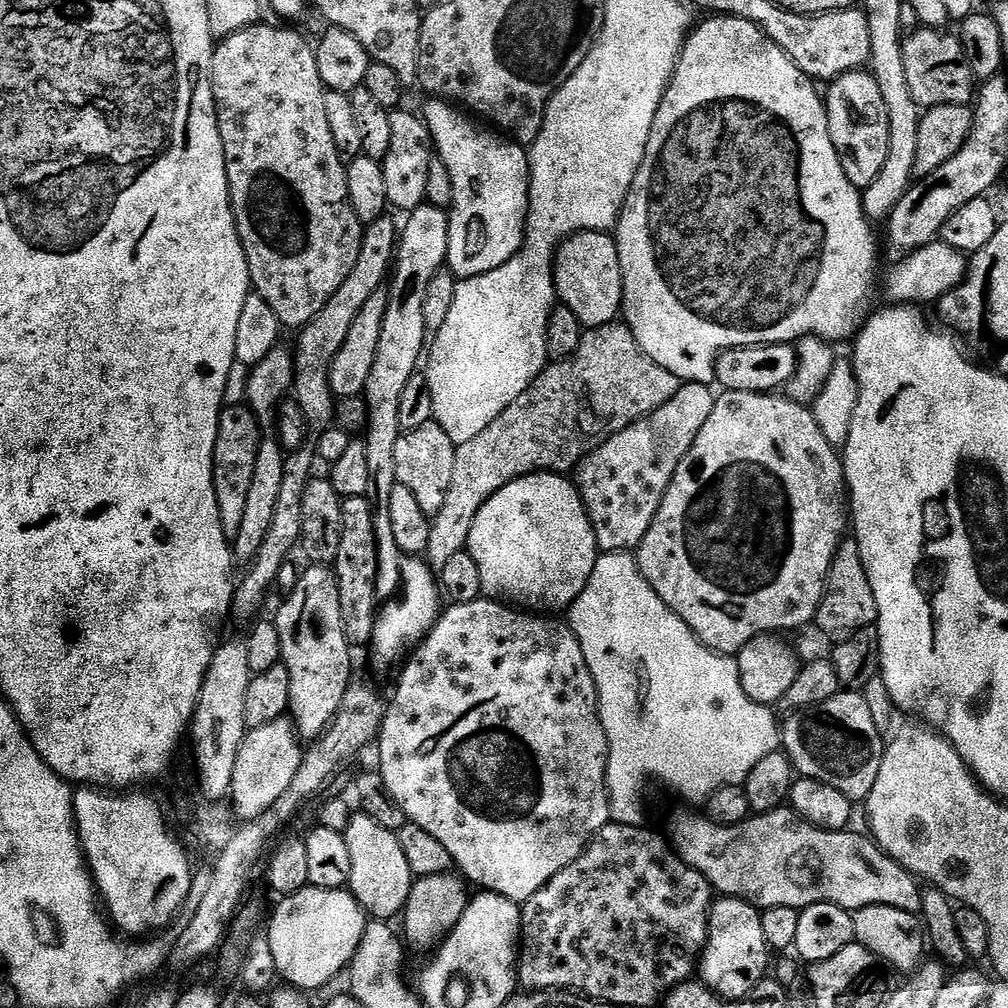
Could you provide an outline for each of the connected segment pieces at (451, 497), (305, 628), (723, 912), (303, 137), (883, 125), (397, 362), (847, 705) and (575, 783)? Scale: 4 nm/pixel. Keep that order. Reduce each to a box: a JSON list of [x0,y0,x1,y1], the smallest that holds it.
[[426,322,681,570],[274,566,354,742],[698,896,770,1002],[212,22,362,330],[827,70,890,190],[364,203,448,498],[782,690,885,802],[378,598,612,906]]

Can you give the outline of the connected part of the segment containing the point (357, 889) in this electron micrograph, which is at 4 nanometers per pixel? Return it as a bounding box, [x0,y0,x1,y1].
[343,812,414,921]

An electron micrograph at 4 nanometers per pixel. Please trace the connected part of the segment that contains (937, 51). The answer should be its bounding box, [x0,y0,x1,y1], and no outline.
[903,26,974,110]

